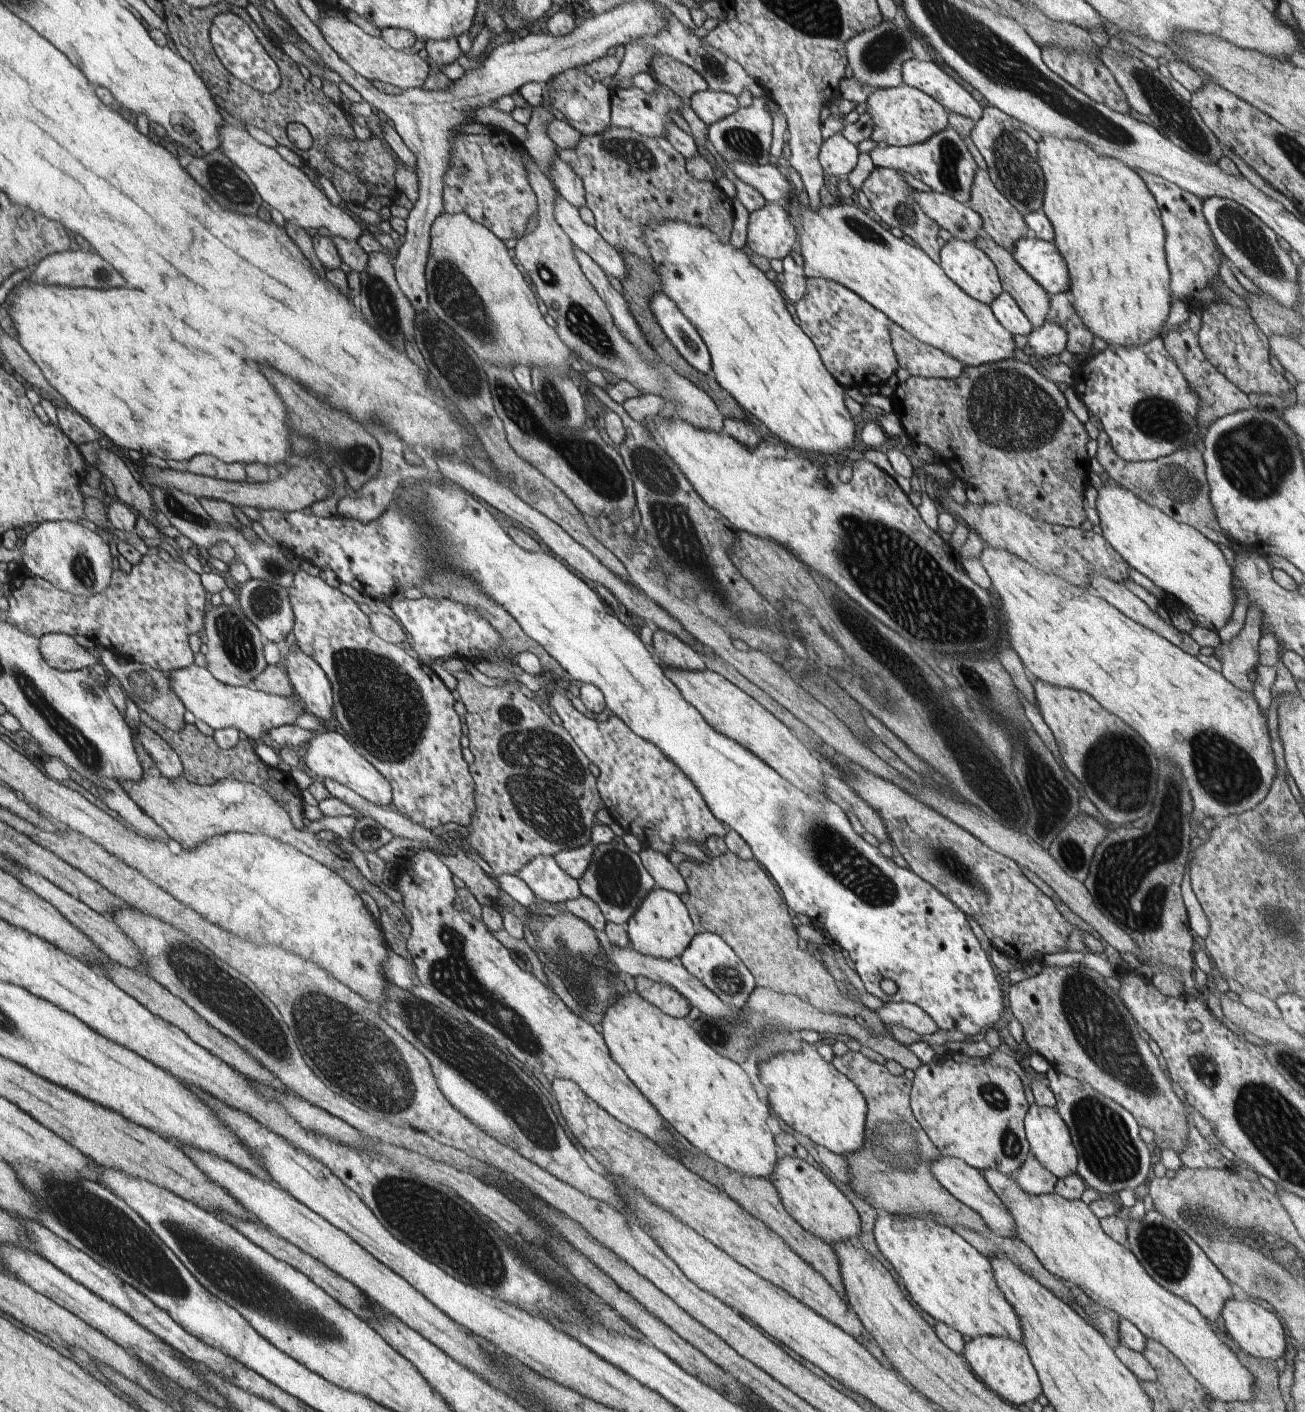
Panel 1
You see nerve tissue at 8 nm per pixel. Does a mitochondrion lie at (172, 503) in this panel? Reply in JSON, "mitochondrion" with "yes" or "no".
{"mitochondrion":"yes"}

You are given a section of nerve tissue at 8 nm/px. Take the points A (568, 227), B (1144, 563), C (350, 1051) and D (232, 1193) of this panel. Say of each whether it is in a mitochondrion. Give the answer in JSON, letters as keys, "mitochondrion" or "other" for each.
{"A":"other","B":"other","C":"mitochondrion","D":"other"}

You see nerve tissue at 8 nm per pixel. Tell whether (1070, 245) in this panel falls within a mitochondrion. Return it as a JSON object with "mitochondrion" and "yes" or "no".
{"mitochondrion":"no"}

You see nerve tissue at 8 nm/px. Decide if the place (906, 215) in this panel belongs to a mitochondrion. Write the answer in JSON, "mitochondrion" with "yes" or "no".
{"mitochondrion":"yes"}

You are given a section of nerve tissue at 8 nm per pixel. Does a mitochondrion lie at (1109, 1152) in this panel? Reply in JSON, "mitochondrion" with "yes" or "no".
{"mitochondrion":"yes"}

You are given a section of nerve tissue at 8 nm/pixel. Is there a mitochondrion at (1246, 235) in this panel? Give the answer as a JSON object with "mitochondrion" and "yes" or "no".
{"mitochondrion":"yes"}

